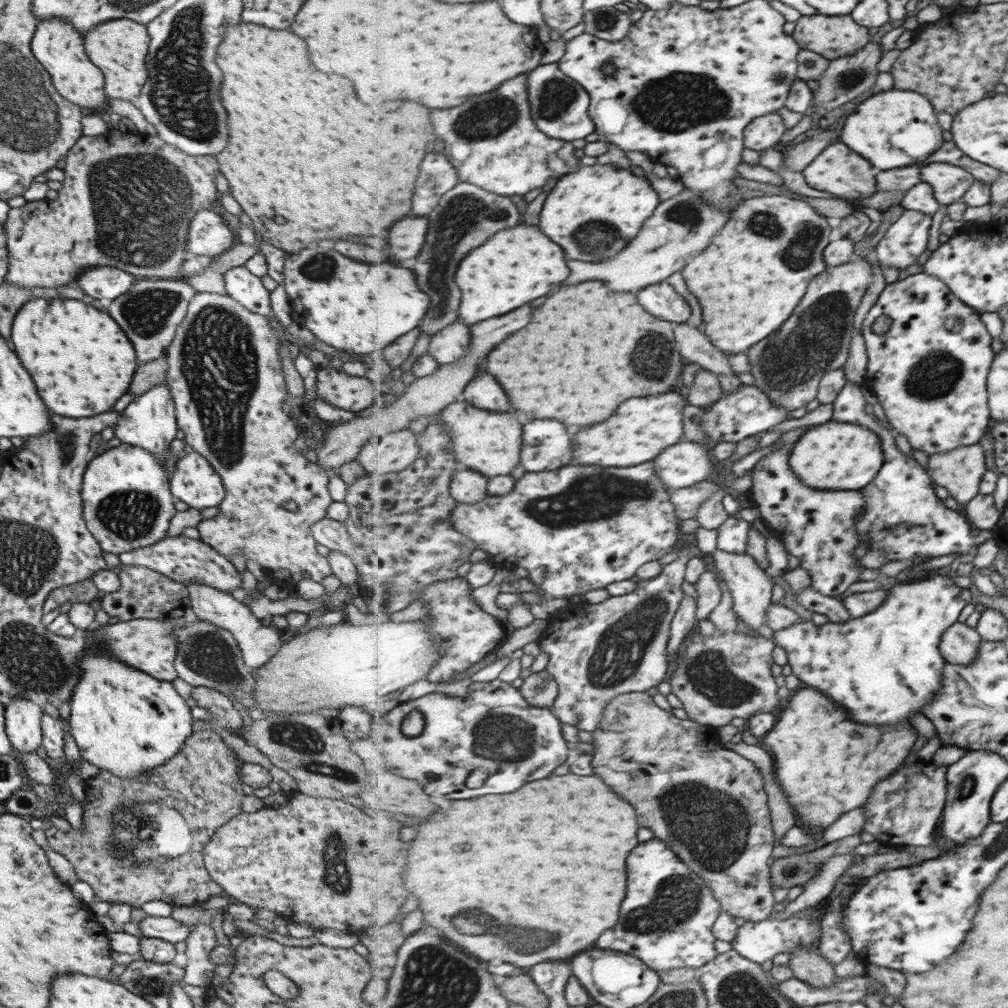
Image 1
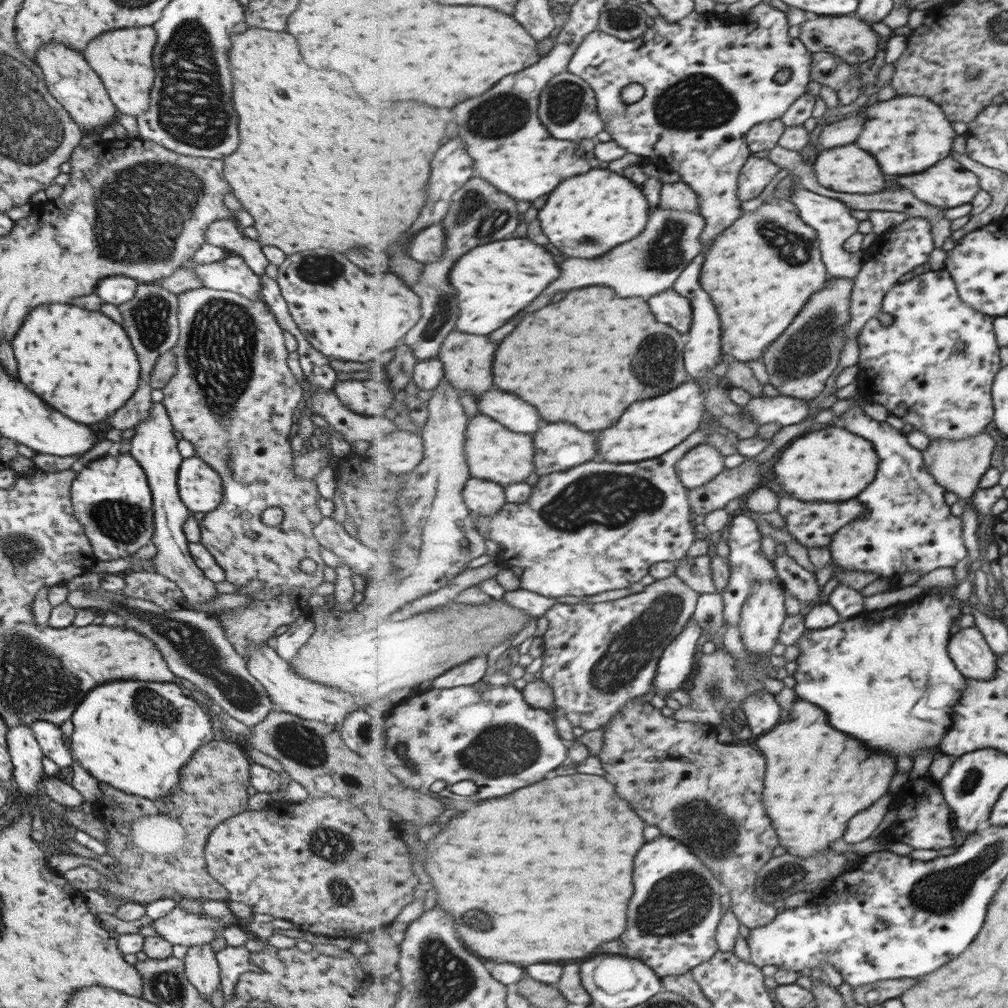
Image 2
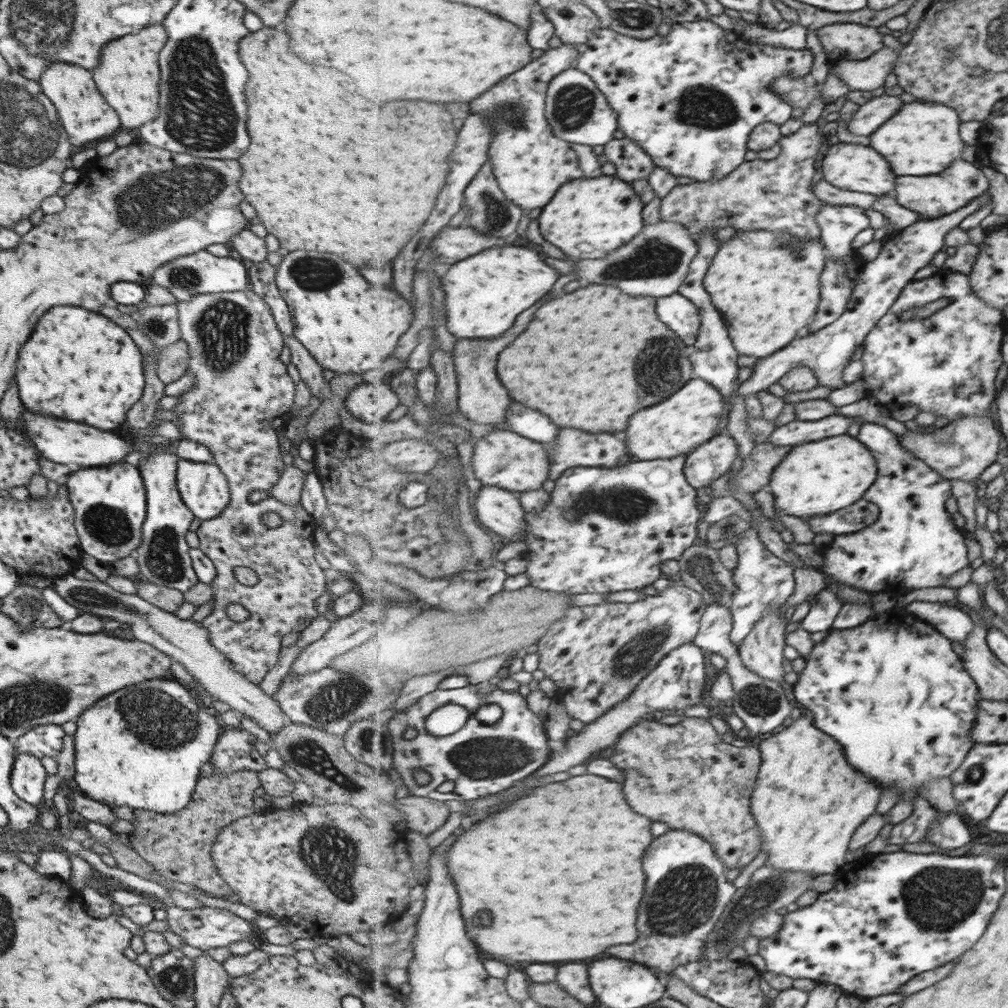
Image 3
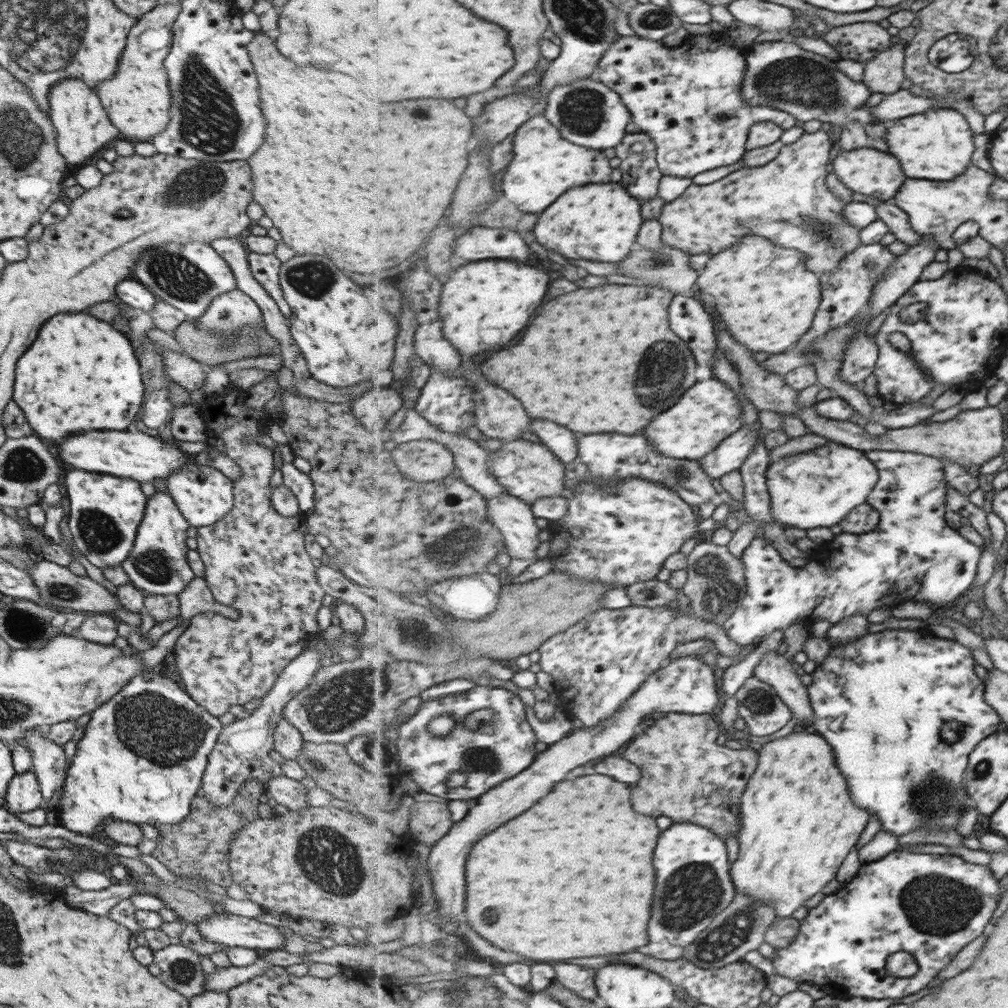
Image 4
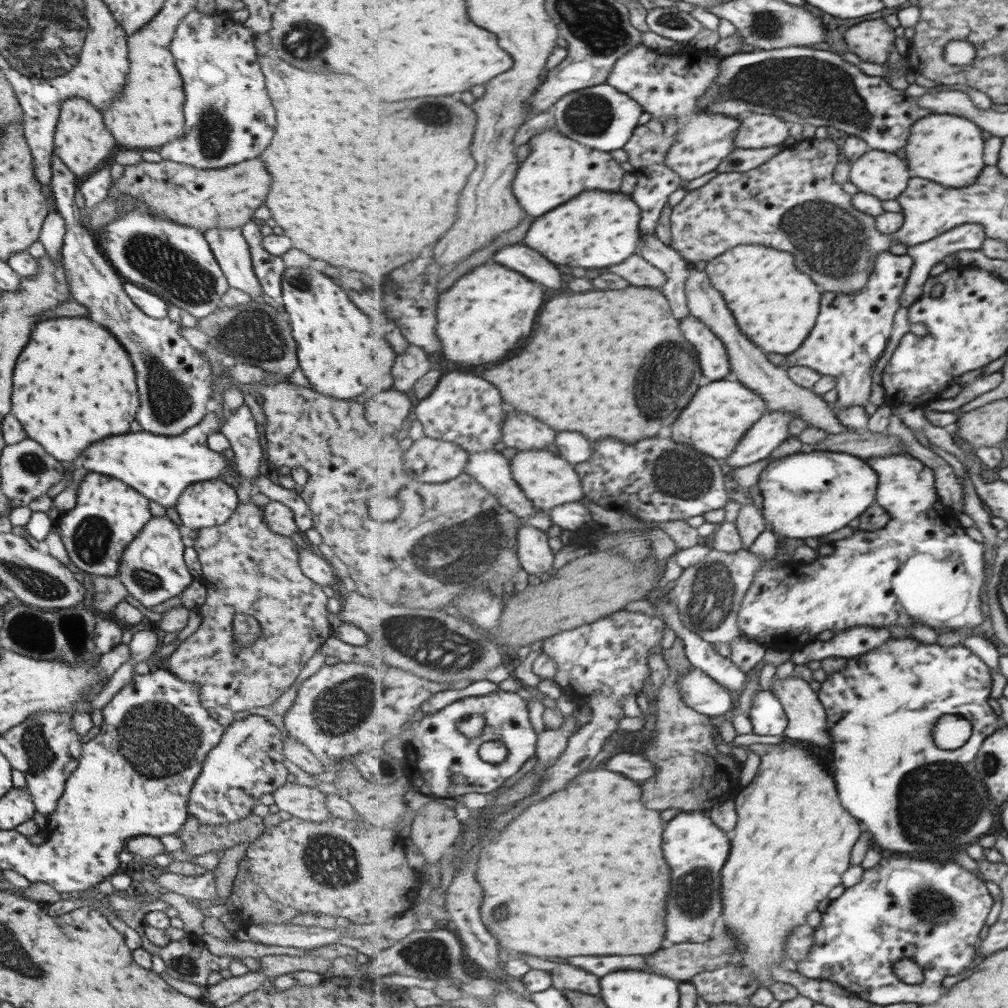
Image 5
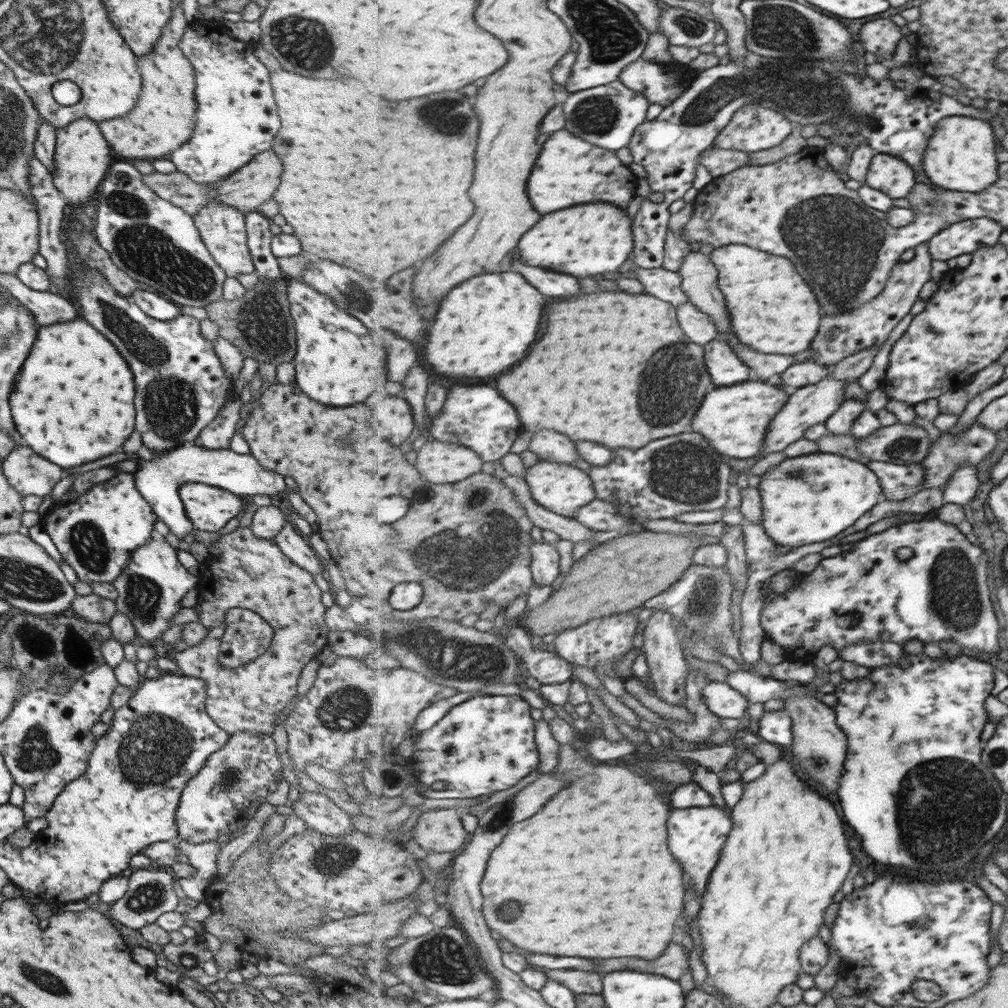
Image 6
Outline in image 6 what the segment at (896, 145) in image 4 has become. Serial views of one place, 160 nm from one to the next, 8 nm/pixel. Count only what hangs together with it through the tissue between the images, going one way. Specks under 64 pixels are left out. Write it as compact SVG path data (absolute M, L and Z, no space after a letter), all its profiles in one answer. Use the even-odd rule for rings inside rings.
M952 116L939 122L928 140L924 158L927 177L933 184L951 191L981 192L999 180L1000 163L995 152L995 132L987 120Z

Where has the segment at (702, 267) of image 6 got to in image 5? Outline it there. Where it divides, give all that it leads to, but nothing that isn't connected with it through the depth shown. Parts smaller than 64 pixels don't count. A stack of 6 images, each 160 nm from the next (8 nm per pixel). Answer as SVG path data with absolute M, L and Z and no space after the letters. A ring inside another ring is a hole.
M705 269L702 271L692 270L686 280L686 295L691 315L701 319L709 328L716 333L728 349L730 363L732 364L731 378L741 381L747 388L754 390L762 396L770 411L782 410L783 412L794 412L799 419L808 422L811 427L826 430L830 434L841 434L851 431L837 418L835 408L832 404L825 402L822 395L817 395L813 389L799 386L788 373L785 366L779 367L767 360L767 354L757 348L737 326L737 320L727 308L727 302L723 296L715 290L711 279Z

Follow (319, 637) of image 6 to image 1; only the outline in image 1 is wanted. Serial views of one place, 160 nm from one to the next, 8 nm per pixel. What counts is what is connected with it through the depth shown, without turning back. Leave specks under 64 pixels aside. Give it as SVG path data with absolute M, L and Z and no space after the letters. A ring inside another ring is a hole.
M197 292L189 301L183 320L177 325L174 337L171 339L167 347L164 357L166 358L167 368L165 369L166 381L168 384L170 395L176 410L176 425L183 432L183 441L186 442L193 452L197 452L199 456L204 456L205 460L213 467L213 470L220 476L225 496L217 505L219 513L209 520L201 520L195 526L199 533L199 540L208 544L214 551L221 553L226 559L234 552L243 554L247 559L257 562L262 570L265 570L274 583L279 585L295 585L301 579L311 579L320 582L323 578L332 574L326 557L317 553L315 549L316 540L310 533L310 526L326 516L327 507L331 504L331 496L327 491L327 473L324 468L319 468L315 463L311 463L304 458L301 451L295 449L293 440L297 436L297 426L292 419L281 411L281 404L287 400L289 394L285 390L283 383L283 371L281 371L281 363L279 359L279 351L277 350L277 335L271 326L268 325L265 317L247 311L245 307L237 303L228 295L219 295L217 293ZM285 502L293 502L296 504L295 512L285 510L281 507Z

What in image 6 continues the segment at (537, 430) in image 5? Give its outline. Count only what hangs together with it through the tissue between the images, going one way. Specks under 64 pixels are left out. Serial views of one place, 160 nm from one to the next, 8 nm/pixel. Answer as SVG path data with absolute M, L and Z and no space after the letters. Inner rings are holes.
M541 430L541 432L534 432L529 435L529 450L537 455L541 461L573 464L575 460L581 459L575 442L561 432Z

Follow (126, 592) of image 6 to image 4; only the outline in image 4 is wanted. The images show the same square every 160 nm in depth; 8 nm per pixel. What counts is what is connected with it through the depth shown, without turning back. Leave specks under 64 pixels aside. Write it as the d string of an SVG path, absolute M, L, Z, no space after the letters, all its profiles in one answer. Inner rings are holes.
M154 490L153 495L146 499L143 516L137 527L131 550L125 560L118 564L123 572L128 574L130 583L136 589L139 589L145 595L176 595L185 588L185 585L194 577L186 561L186 552L188 551L184 541L187 538L187 535L185 535L186 528L189 528L188 522L179 512L170 494Z

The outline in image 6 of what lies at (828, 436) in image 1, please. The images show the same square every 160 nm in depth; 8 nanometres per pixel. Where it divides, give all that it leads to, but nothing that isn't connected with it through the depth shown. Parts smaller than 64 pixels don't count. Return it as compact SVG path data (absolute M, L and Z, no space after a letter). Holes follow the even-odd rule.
M817 452L817 454L784 460L760 477L758 489L762 496L762 525L766 533L777 544L793 548L813 544L813 542L825 542L825 540L839 536L884 498L880 477L873 472L872 468L869 468L868 464L858 460L849 460L836 453L819 454Z

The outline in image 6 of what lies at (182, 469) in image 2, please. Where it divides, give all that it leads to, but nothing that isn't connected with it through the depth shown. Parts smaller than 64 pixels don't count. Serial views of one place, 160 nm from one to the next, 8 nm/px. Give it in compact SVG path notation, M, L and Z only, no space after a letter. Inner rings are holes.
M186 482L177 490L180 501L182 502L185 516L192 524L196 533L200 530L215 532L225 526L237 514L241 514L241 498L223 490L222 488L211 487L207 484Z

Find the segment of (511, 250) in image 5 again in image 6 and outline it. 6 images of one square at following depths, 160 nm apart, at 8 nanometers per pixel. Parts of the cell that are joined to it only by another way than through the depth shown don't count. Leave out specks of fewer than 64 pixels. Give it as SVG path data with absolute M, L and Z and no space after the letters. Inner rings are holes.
M515 256L512 264L517 272L521 272L531 284L537 284L537 288L541 288L541 292L545 292L547 296L577 296L581 290L575 276L549 272L539 266L529 266L521 256Z

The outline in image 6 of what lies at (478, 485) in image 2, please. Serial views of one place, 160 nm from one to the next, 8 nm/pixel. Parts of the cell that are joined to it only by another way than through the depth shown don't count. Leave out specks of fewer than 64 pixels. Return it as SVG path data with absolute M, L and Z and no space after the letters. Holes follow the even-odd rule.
M533 541L530 555L532 556L531 571L535 583L555 586L556 582L562 579L559 552L553 544Z

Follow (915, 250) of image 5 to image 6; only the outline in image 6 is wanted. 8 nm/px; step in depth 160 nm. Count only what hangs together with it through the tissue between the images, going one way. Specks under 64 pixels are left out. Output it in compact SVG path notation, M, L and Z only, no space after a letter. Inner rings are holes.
M990 218L956 222L929 241L929 252L935 260L948 261L963 254L975 254L982 247L997 245L1005 228Z

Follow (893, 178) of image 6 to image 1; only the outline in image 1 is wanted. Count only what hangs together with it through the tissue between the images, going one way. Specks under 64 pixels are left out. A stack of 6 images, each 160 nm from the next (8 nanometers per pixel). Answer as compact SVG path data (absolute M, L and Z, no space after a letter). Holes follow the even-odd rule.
M833 141L803 172L804 179L809 187L829 192L835 197L841 197L853 206L853 209L860 210L863 207L857 205L857 201L869 199L877 192L877 178L873 174L873 166L869 160L853 152L848 144L843 141Z

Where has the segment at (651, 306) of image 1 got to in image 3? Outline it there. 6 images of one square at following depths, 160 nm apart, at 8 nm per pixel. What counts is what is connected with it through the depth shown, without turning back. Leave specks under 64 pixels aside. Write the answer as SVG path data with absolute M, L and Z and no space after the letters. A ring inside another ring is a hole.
M680 292L657 299L661 320L691 348L699 339L702 325L700 309Z

